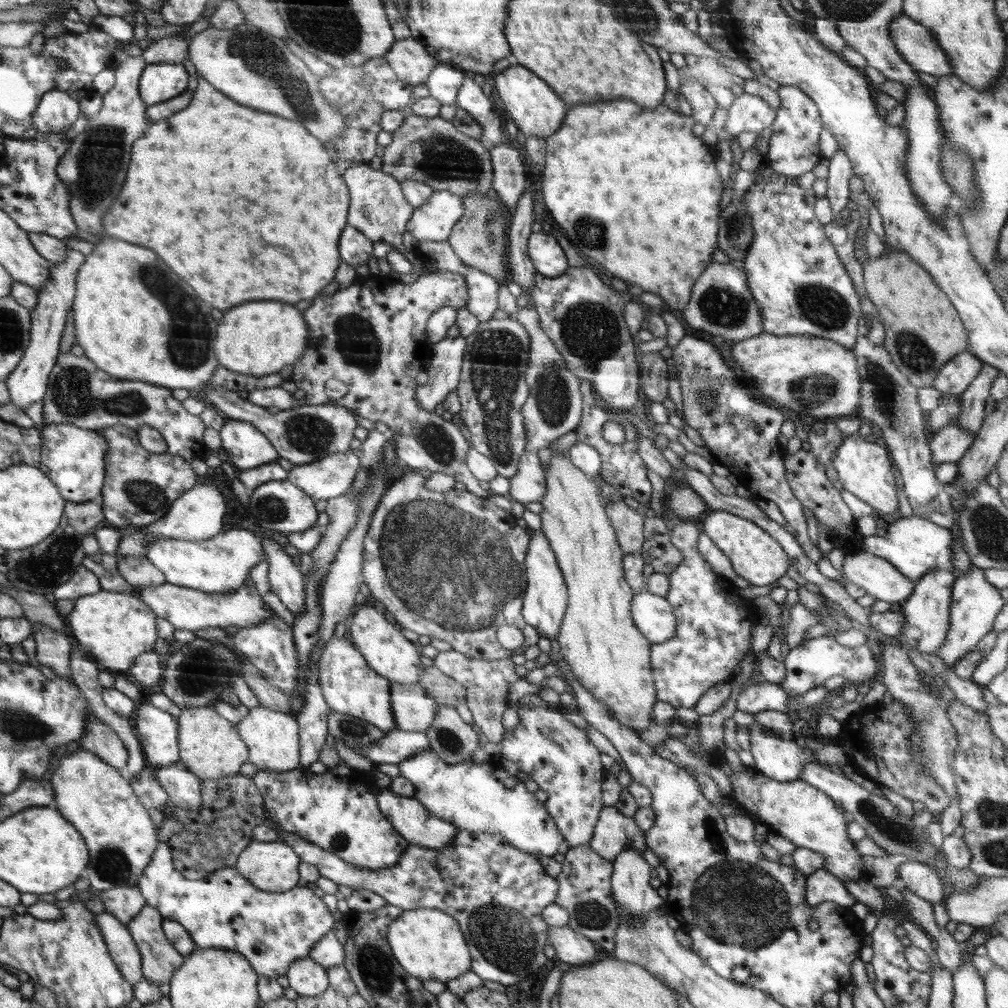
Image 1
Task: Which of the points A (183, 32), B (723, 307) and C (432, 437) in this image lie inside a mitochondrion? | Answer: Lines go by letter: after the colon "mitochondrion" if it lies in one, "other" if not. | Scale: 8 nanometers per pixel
A: other
B: mitochondrion
C: mitochondrion

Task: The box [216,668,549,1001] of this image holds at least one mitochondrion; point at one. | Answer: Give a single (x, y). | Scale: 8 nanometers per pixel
(504, 940)

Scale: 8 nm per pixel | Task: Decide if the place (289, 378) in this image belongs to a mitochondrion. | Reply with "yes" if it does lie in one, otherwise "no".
no

